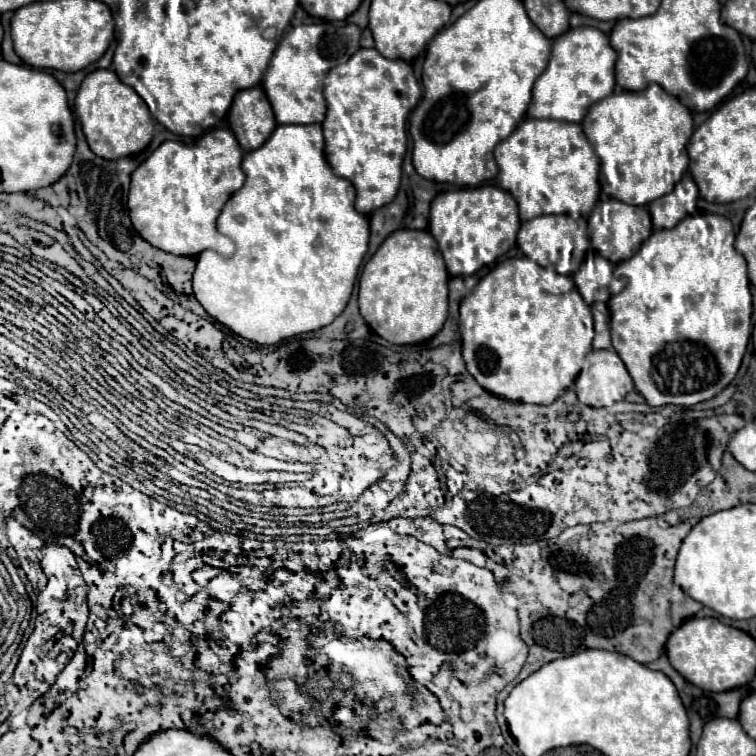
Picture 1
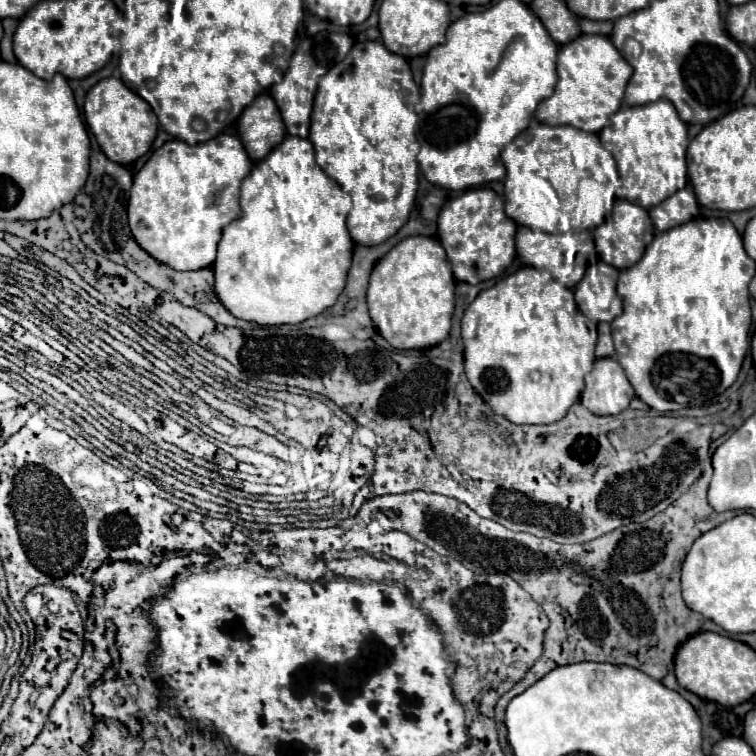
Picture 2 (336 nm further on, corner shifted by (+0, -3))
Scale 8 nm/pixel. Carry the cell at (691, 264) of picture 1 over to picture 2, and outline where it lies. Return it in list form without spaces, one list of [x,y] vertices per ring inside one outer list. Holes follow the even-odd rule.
[[[699,217],[657,233],[641,261],[621,271],[617,293],[623,299],[623,313],[613,319],[611,333],[617,361],[621,361],[629,383],[643,403],[657,411],[701,407],[735,383],[749,349],[751,307],[747,285],[753,275],[755,261],[745,253],[741,235],[725,217]]]

